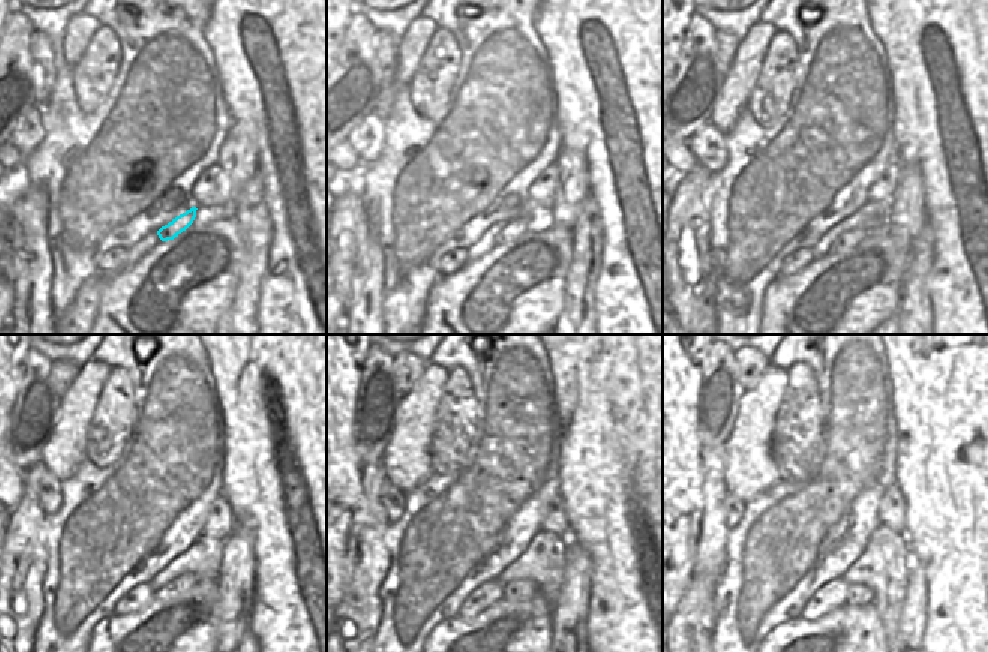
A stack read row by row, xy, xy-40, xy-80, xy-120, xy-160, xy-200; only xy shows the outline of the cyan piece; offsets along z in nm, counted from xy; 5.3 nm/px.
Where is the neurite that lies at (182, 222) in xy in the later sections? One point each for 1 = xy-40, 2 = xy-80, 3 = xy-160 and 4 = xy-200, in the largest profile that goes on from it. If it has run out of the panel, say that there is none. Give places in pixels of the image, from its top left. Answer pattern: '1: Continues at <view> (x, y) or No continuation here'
1: Continues at xy-40 (514, 228)
2: Continues at xy-80 (849, 239)
3: Continues at xy-160 (520, 588)
4: Continues at xy-200 (856, 594).

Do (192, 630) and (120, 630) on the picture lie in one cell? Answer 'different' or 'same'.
same

